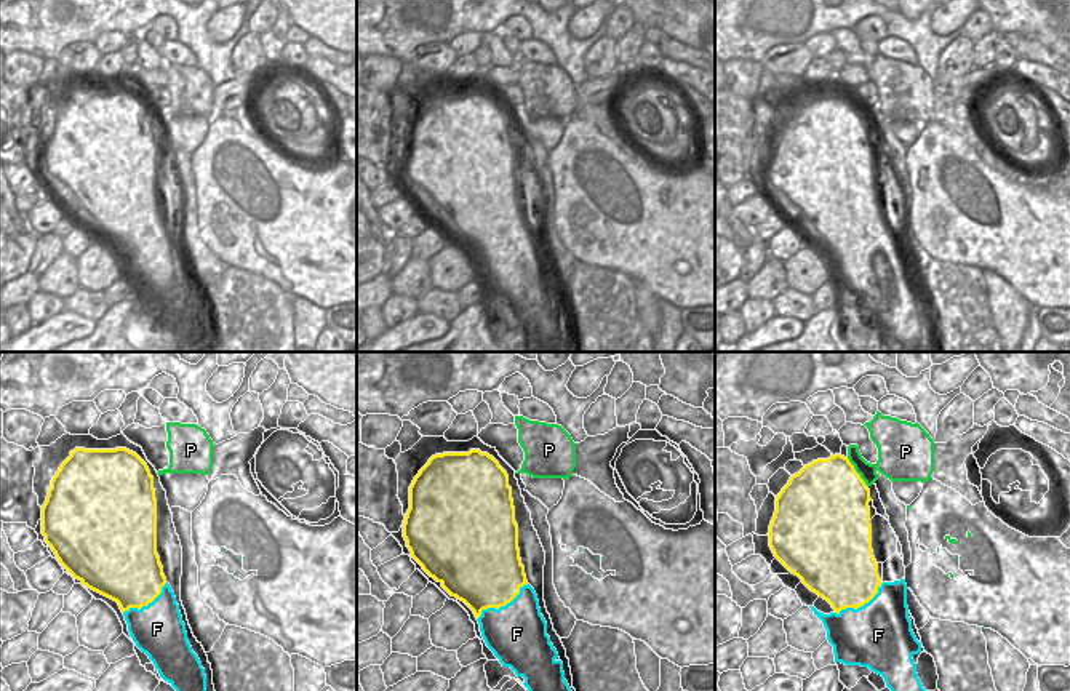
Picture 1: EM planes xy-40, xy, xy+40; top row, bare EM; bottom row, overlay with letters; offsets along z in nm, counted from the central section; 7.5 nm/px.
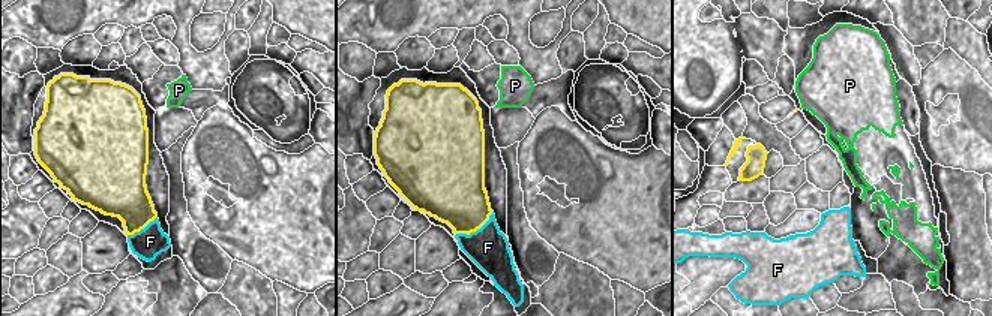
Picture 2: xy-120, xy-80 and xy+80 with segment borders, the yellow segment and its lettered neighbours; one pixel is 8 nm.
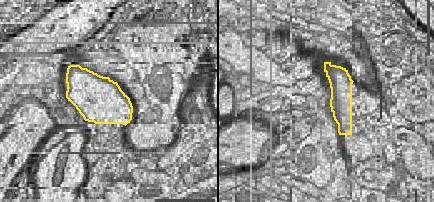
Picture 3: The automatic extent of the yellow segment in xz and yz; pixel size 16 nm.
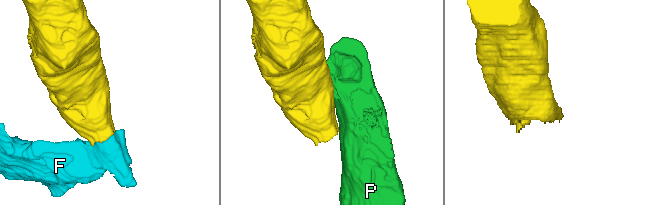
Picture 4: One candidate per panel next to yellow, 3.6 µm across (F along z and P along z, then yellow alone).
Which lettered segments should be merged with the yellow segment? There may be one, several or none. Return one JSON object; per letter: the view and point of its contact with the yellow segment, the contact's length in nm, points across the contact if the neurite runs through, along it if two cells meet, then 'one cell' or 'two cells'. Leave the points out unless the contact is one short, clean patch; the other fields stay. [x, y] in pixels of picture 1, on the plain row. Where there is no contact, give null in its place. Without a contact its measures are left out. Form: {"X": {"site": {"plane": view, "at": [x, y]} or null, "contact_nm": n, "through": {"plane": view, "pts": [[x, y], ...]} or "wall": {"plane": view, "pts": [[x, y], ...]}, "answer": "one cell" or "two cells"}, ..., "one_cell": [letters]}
{"F": {"site": {"plane": "xy", "at": [501, 247]}, "contact_nm": 480, "wall": {"plane": "xy", "pts": [[527, 224], [509, 243], [498, 250], [485, 250], [477, 261]]}, "answer": "two cells"}, "P": {"site": {"plane": "xy+40", "at": [856, 114]}, "contact_nm": 260, "through": {"plane": "xy+40", "pts": [[830, 135], [856, 114], [888, 106]]}, "answer": "one cell"}, "one_cell": ["P"]}

